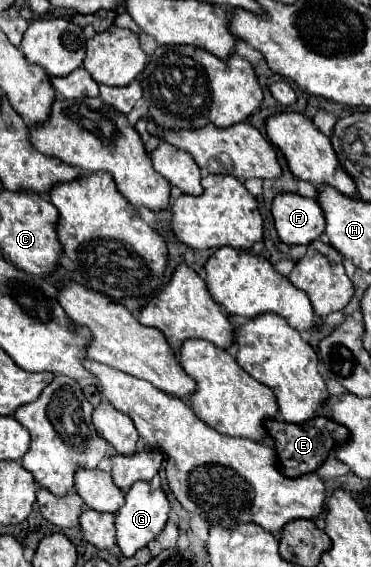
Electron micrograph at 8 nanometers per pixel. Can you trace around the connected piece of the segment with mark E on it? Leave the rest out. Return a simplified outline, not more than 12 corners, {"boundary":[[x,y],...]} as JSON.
{"boundary":[[325,416],[303,424],[267,420],[279,468],[315,472],[349,436]]}

